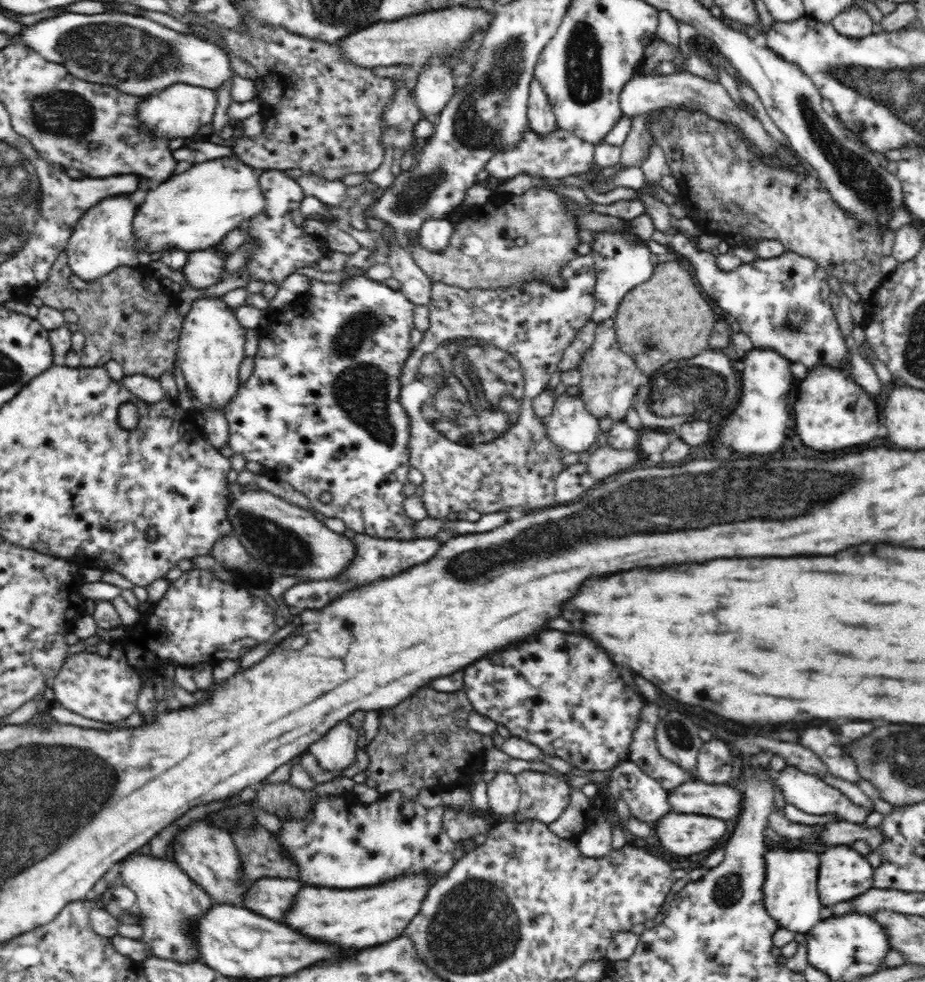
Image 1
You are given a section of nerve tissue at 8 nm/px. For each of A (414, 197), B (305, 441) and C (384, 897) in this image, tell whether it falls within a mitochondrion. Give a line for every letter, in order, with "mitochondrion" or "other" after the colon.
A: mitochondrion
B: other
C: other

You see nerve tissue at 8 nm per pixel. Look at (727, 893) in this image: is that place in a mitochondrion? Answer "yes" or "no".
yes

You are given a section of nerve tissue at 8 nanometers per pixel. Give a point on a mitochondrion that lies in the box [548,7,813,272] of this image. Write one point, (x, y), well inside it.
(583, 54)

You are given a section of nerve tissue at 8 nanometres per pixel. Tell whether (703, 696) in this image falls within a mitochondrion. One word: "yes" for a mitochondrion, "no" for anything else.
no

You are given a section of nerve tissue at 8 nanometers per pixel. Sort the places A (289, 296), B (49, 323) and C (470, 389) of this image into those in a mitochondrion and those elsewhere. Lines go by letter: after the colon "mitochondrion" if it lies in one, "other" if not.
A: other
B: other
C: mitochondrion

